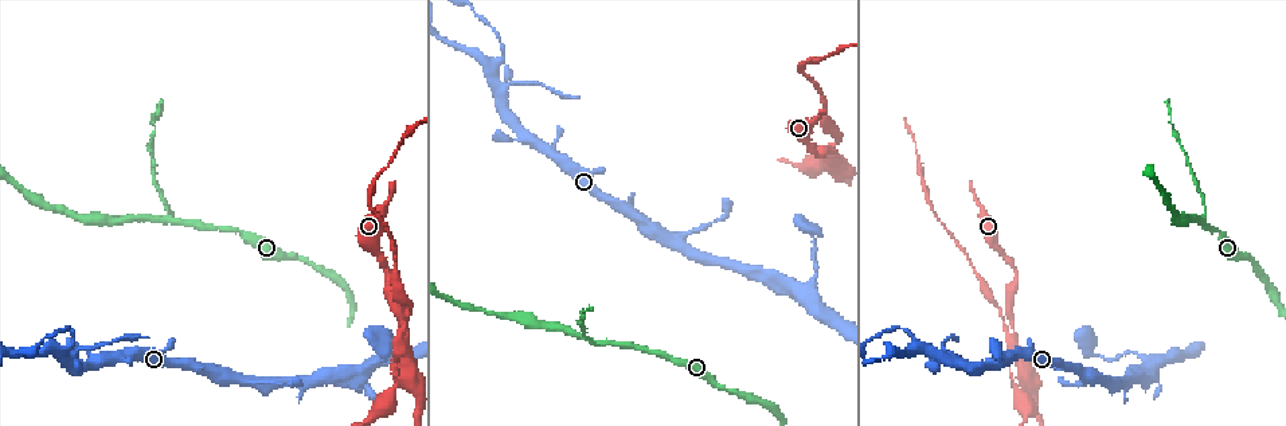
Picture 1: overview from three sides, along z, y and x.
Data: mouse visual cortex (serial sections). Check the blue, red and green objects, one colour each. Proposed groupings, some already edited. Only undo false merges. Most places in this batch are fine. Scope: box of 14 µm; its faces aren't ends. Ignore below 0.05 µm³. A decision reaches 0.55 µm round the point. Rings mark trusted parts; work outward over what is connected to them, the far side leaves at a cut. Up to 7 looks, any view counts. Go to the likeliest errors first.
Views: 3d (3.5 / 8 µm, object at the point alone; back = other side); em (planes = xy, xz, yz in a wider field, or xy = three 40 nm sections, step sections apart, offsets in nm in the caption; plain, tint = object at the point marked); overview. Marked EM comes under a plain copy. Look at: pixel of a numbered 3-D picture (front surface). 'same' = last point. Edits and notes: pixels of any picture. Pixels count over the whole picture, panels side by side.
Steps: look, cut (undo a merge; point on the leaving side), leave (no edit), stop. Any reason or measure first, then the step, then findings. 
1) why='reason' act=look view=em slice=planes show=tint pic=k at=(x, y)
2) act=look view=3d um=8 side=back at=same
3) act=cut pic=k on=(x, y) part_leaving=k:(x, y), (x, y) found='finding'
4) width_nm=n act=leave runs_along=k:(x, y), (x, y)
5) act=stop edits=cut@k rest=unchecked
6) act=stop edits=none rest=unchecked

why='three arms meet' act=look view=3d um=3.5 pic=1 at=(1203, 219)

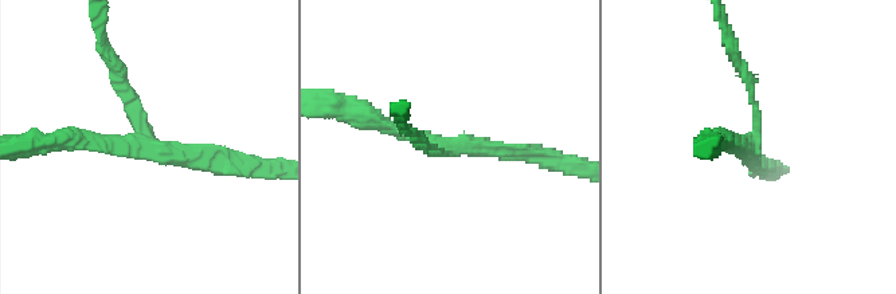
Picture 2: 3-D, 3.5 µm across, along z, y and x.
arms=3 arm_widths_nm=150,200,200 act=look view=em slice=planes show=tint pic=2 at=(751, 146)

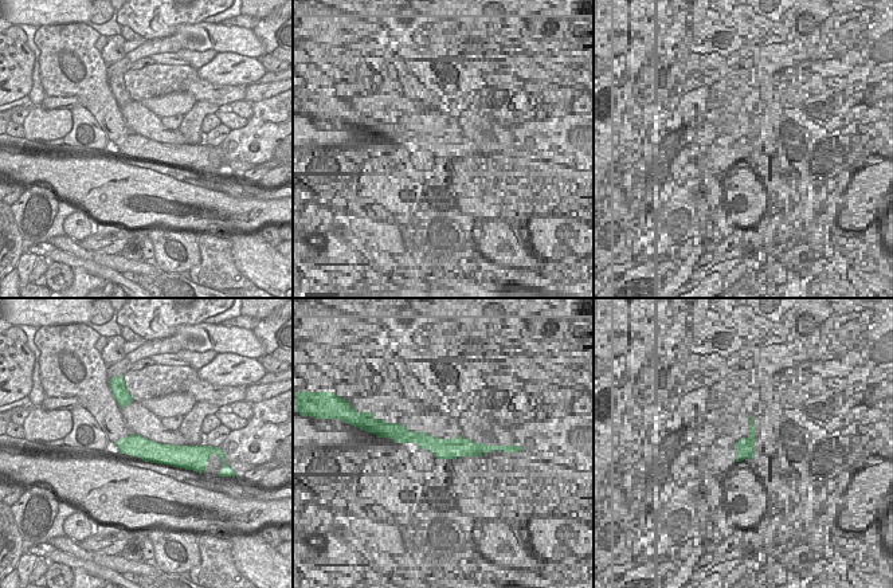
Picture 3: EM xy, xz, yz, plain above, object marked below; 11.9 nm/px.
why='cut it another way' act=look view=em slice=xy step=1 show=tint at=same

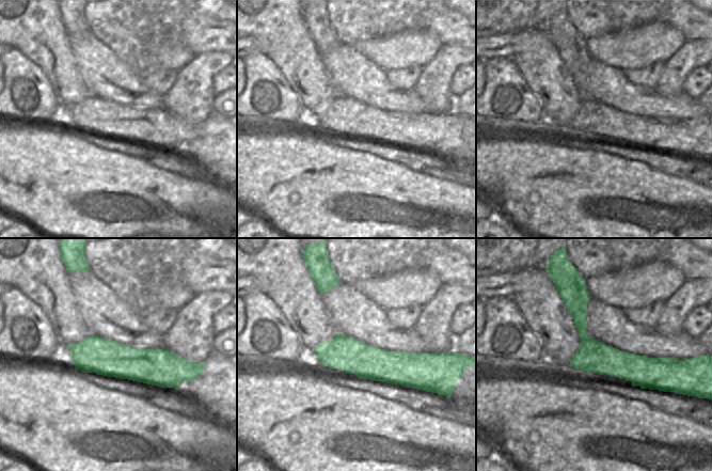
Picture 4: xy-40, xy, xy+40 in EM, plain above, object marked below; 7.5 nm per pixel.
act=cut pic=2 on=(122, 86) part_leaving=2:(140, 132), (102, 32) found='a second cell is stuck on'

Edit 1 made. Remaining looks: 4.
why='four arms meet' act=look view=3d um=8 pic=1 at=(831, 158)

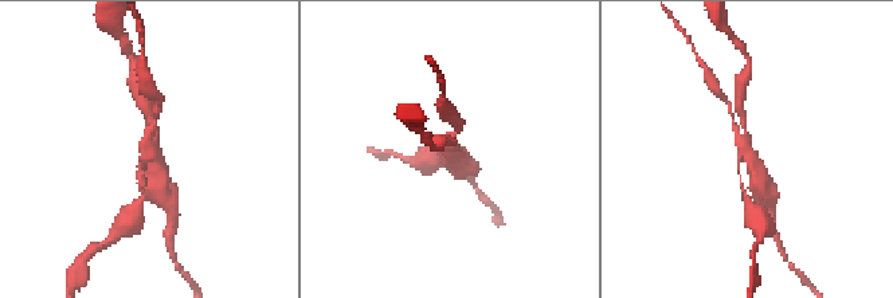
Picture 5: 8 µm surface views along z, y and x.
why='closer look' act=look view=3d um=3.5 pic=5 at=(147, 152)

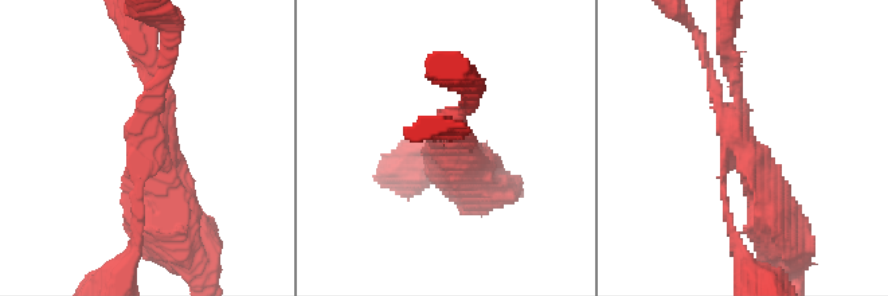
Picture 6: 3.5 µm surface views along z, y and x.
arms=4 arm_widths_nm=100,150,200,500 act=look view=em slice=xy step=2 show=tint pic=6 at=(148, 145)

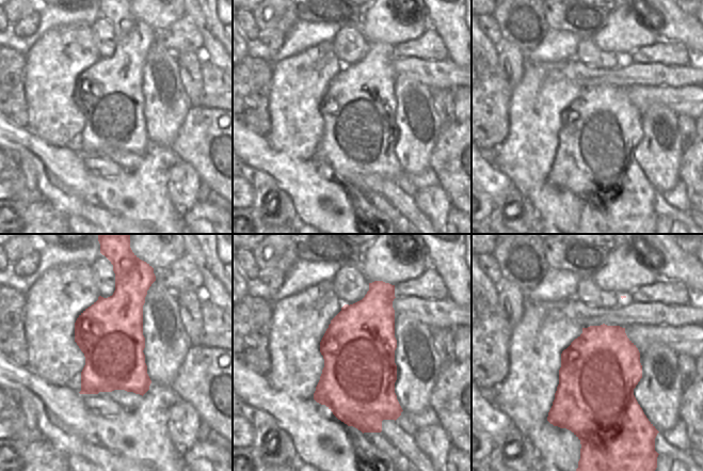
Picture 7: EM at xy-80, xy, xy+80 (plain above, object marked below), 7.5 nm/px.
act=cut pic=6 on=(708, 63) found='two cells meet here'

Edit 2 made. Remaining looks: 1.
act=stop edits=cut@2,cut@6 rest=unchecked

